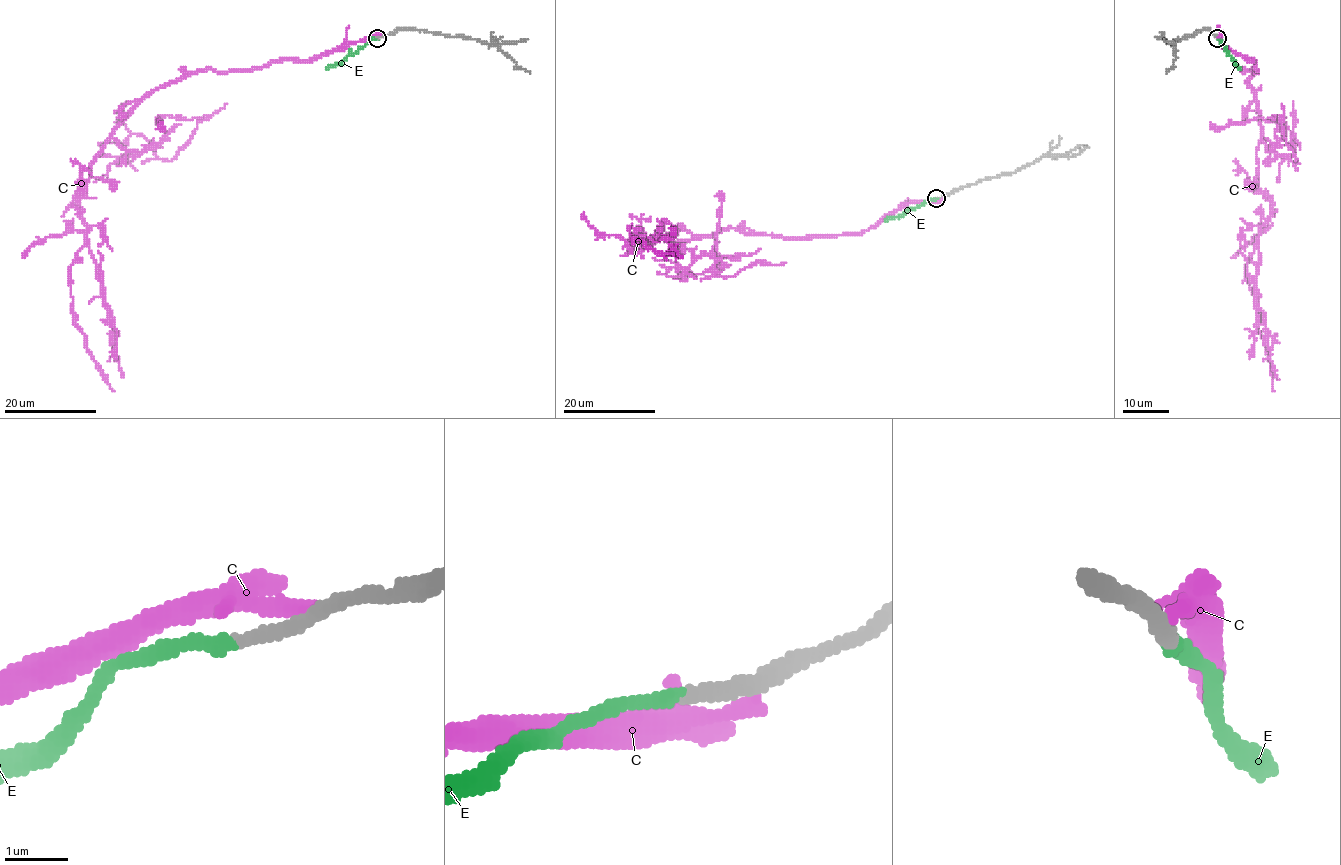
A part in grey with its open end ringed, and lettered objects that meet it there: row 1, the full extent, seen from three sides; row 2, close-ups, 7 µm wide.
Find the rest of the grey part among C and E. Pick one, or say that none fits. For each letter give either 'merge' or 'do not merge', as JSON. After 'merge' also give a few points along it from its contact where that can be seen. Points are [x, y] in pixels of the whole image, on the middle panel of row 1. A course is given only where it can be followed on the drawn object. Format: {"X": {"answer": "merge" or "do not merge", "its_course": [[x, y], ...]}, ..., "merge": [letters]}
{"C": {"answer": "do not merge"}, "E": {"answer": "merge", "its_course": [[936, 198], [884, 220]]}, "merge": ["E"]}

